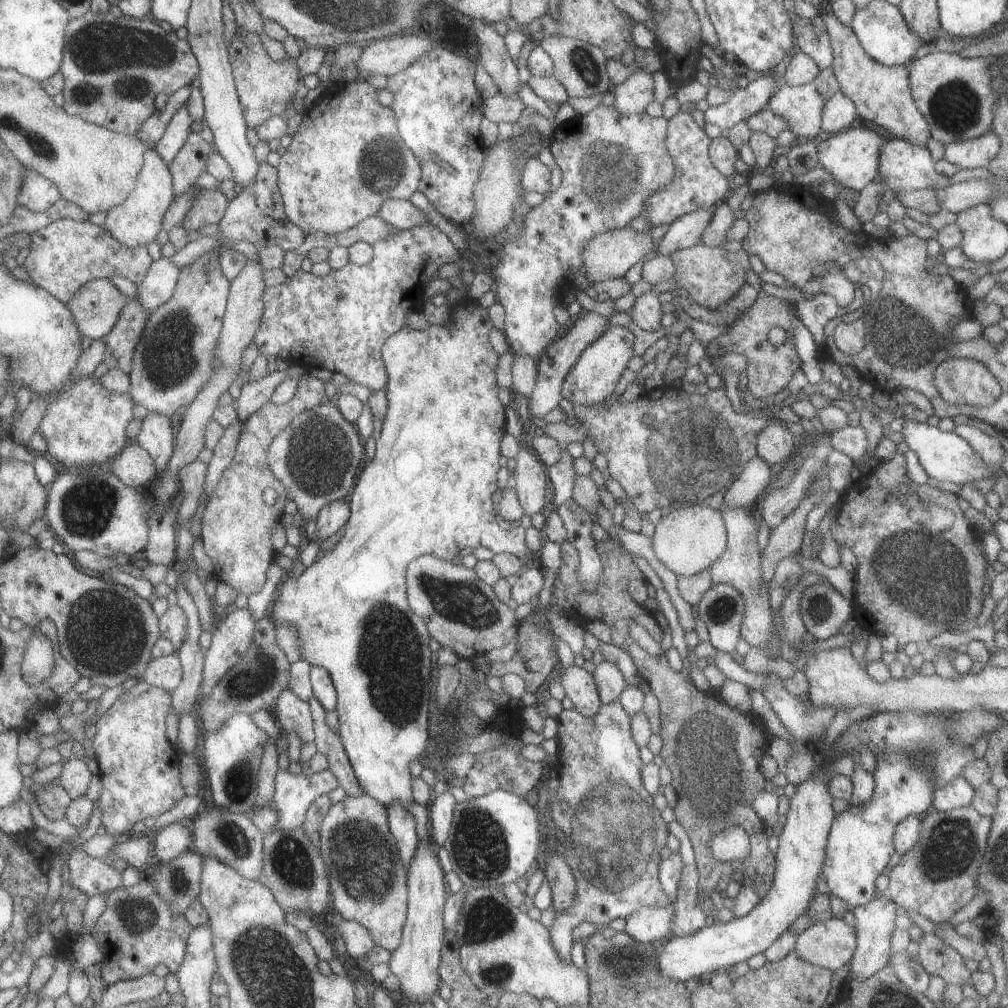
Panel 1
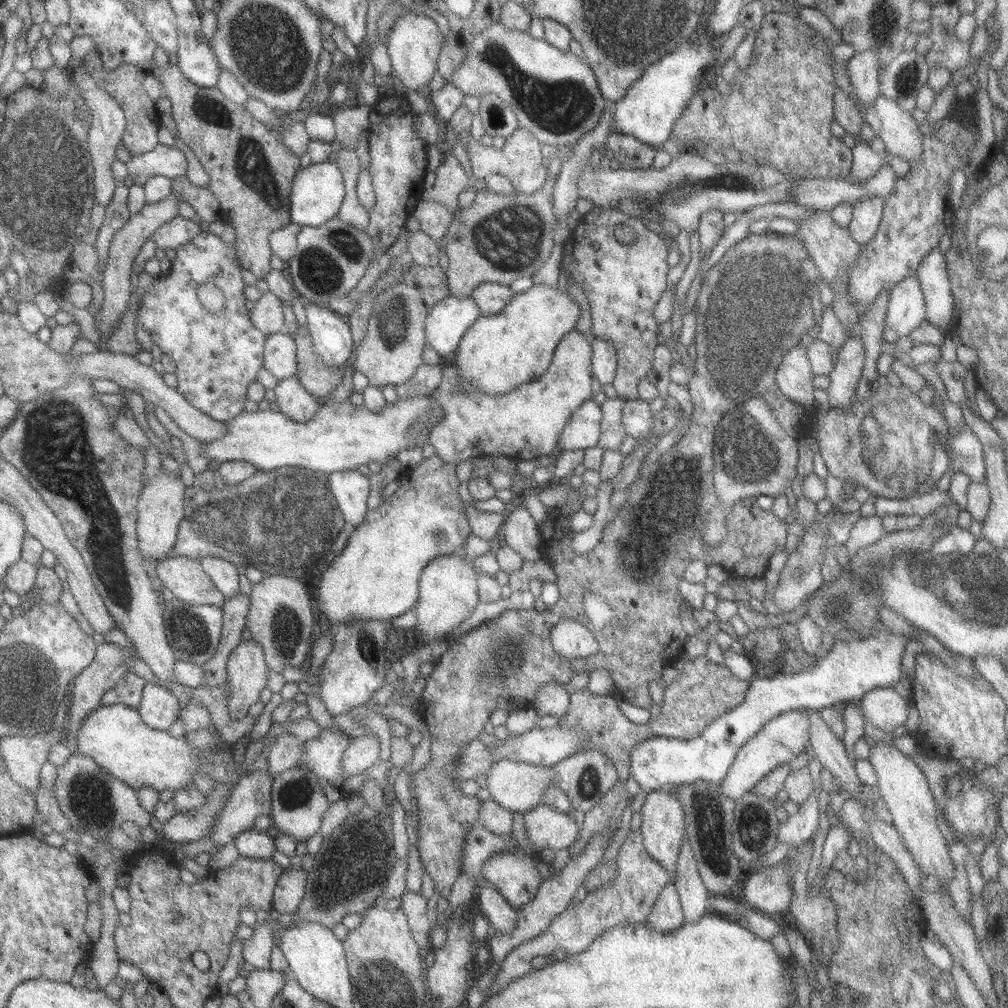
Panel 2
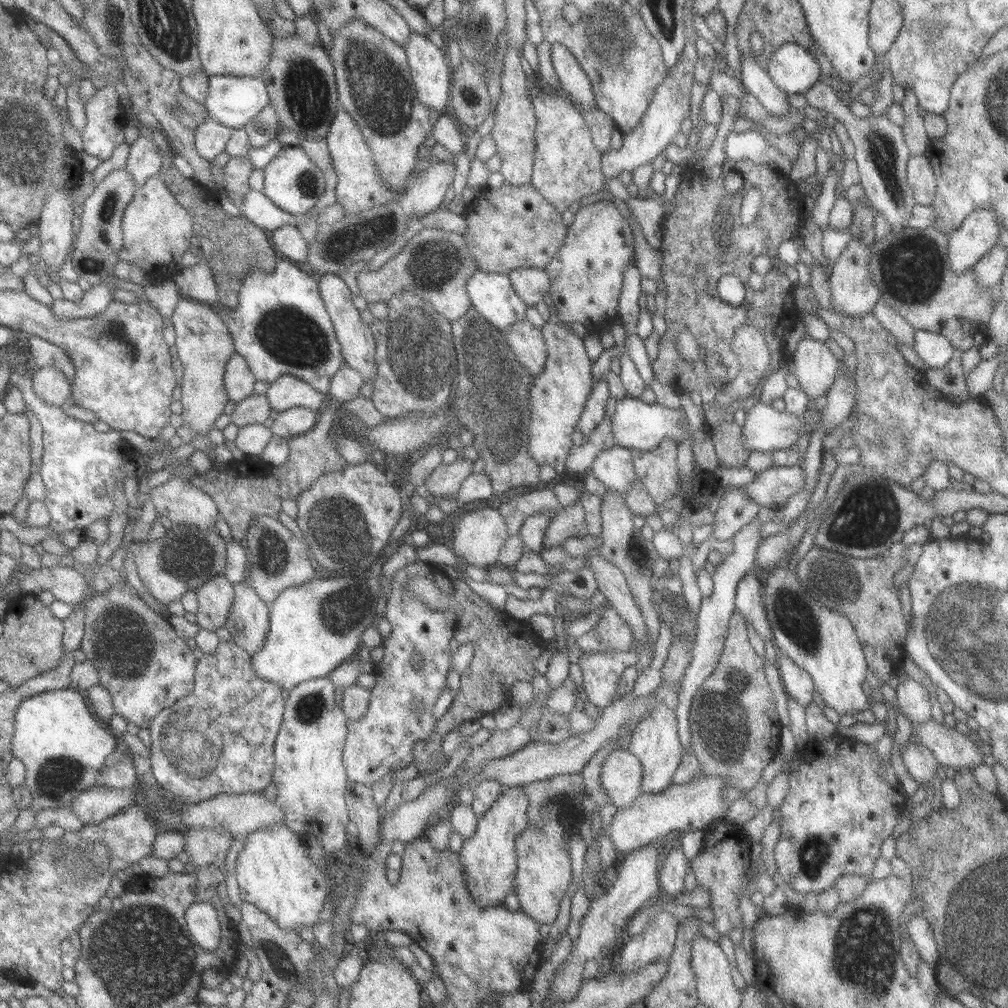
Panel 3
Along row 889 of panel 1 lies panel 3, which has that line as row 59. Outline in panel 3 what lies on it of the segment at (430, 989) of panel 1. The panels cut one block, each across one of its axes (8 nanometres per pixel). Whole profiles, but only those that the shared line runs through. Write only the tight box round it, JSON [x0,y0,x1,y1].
[406,34,453,113]

